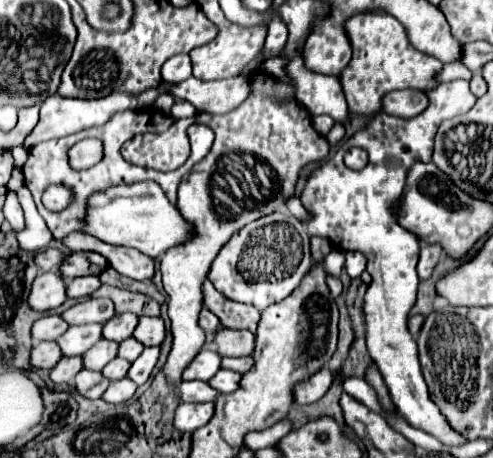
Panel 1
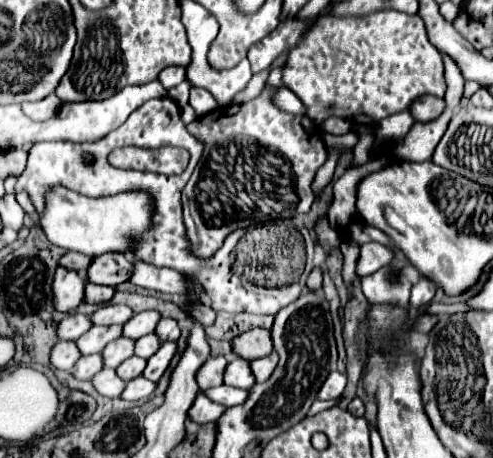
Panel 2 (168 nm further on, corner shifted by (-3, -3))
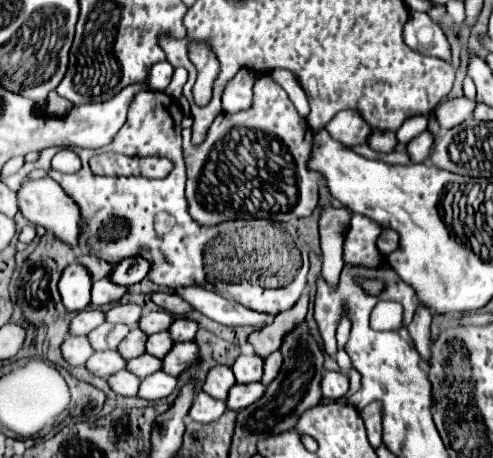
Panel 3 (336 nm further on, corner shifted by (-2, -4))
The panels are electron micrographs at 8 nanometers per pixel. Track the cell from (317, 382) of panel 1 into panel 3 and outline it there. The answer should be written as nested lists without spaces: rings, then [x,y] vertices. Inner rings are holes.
[[[326,372],[322,378],[322,396],[340,398],[348,392],[348,378],[344,372]]]

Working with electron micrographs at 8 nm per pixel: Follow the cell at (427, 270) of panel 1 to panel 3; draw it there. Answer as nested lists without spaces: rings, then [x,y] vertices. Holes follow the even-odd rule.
[[[418,304],[416,316],[414,316],[412,324],[408,326],[408,332],[414,338],[416,350],[420,352],[424,362],[428,362],[428,358],[430,358],[430,320],[432,320],[432,312],[428,312],[422,304]]]

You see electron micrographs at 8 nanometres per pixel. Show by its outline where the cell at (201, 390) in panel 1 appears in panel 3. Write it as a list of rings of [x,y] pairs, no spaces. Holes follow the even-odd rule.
[[[252,382],[252,384],[234,384],[228,392],[226,398],[226,406],[230,410],[244,410],[246,406],[254,404],[262,394],[264,394],[266,386],[260,382]]]

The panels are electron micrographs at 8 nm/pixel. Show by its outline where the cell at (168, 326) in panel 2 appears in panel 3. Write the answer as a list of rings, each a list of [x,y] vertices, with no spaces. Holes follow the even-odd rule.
[[[176,318],[170,324],[170,328],[168,328],[168,332],[170,332],[170,336],[172,336],[174,342],[192,340],[194,334],[196,334],[196,330],[198,330],[198,324],[194,320],[188,320],[188,318]]]

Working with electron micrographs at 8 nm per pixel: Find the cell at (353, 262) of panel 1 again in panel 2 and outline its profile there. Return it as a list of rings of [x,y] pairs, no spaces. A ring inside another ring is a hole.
[[[381,243],[361,245],[361,255],[357,261],[357,273],[359,273],[359,277],[375,273],[377,269],[389,265],[391,259],[393,259],[393,251],[387,245],[381,245]]]

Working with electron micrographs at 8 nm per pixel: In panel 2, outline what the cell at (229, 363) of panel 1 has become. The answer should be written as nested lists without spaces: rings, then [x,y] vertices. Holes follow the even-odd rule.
[[[271,353],[267,357],[261,357],[261,359],[255,359],[251,361],[251,369],[257,377],[257,383],[263,383],[271,377],[273,373],[273,367],[277,367],[277,361],[279,361],[279,355],[277,353]]]

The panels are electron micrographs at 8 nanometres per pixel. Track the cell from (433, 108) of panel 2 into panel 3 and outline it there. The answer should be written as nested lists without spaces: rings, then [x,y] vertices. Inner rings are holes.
[[[456,98],[456,100],[446,100],[442,104],[438,104],[434,116],[440,122],[442,130],[448,130],[460,122],[464,122],[466,118],[470,118],[474,112],[474,102],[468,98]]]

